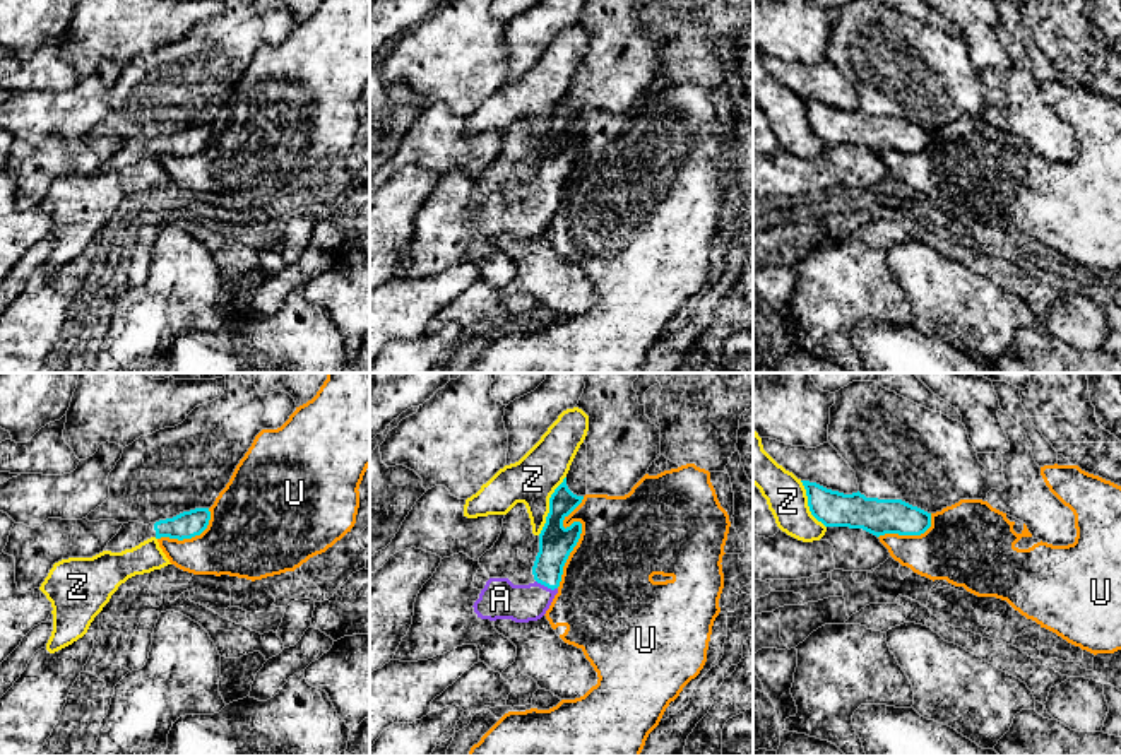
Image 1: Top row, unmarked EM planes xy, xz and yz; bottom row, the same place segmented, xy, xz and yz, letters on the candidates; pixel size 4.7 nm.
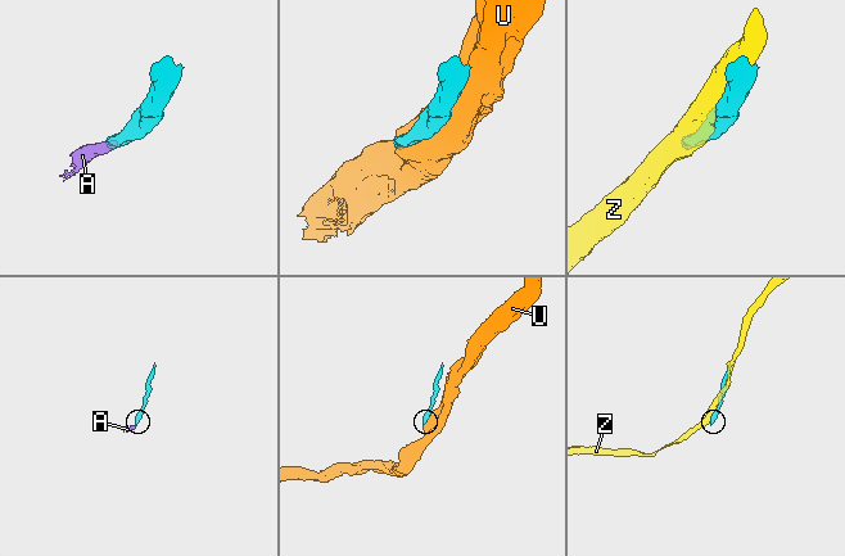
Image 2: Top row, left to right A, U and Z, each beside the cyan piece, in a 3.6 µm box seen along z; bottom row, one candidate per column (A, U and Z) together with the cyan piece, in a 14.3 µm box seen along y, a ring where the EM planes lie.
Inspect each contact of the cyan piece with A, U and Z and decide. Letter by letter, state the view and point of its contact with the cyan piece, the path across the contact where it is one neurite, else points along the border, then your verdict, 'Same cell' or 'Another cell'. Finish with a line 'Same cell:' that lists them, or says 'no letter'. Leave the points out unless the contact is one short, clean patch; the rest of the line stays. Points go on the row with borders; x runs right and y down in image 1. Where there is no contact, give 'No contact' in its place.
A: Touches cyan at xz (546, 585). Path across: xz (555, 541), (546, 585), (533, 599), (500, 599). Same cell
U: Touches cyan at xz (581, 532). Another cell
Z: Touches cyan at xz (550, 505). Another cell
Same cell: A

